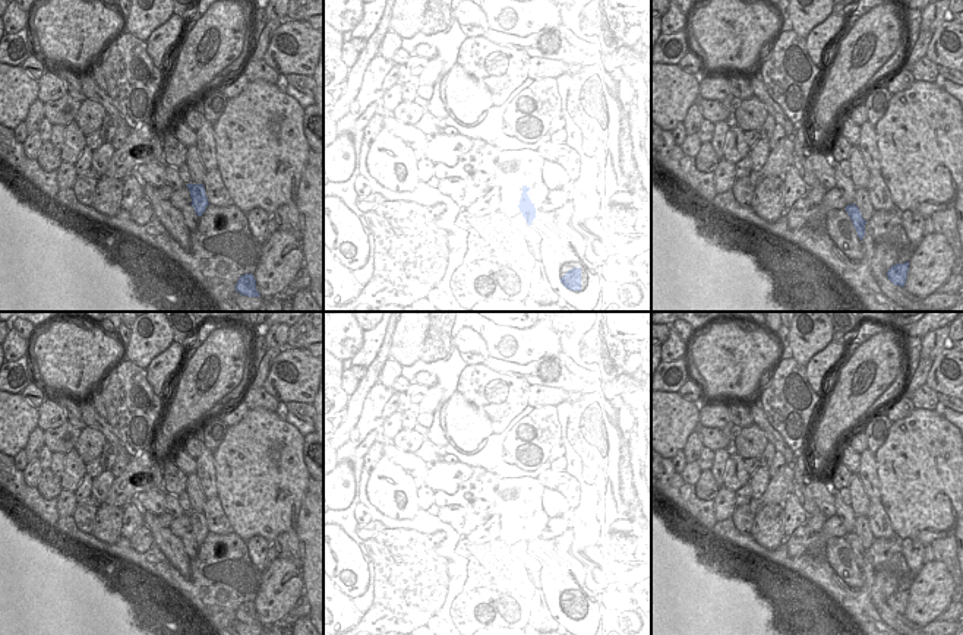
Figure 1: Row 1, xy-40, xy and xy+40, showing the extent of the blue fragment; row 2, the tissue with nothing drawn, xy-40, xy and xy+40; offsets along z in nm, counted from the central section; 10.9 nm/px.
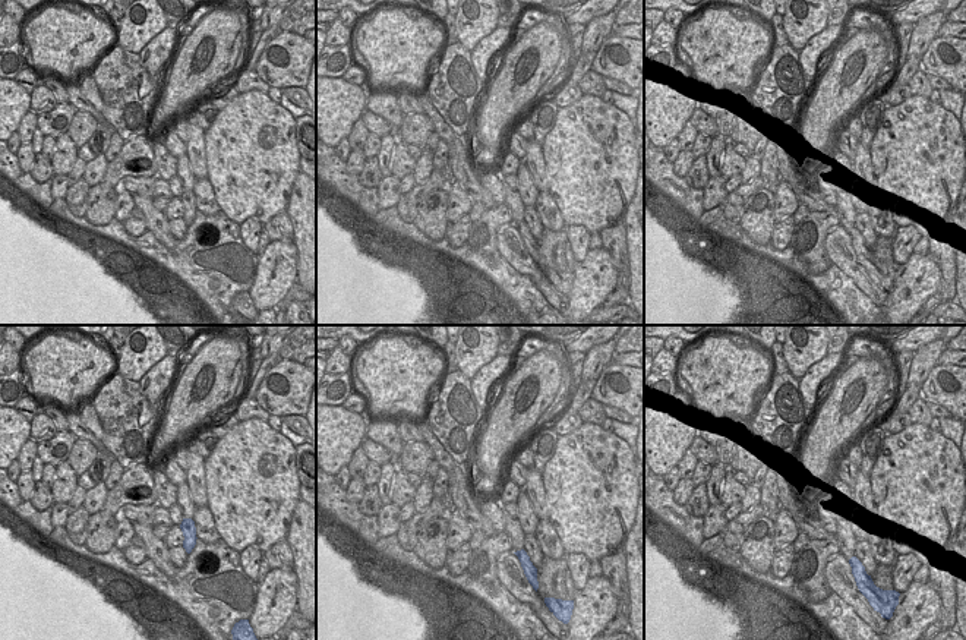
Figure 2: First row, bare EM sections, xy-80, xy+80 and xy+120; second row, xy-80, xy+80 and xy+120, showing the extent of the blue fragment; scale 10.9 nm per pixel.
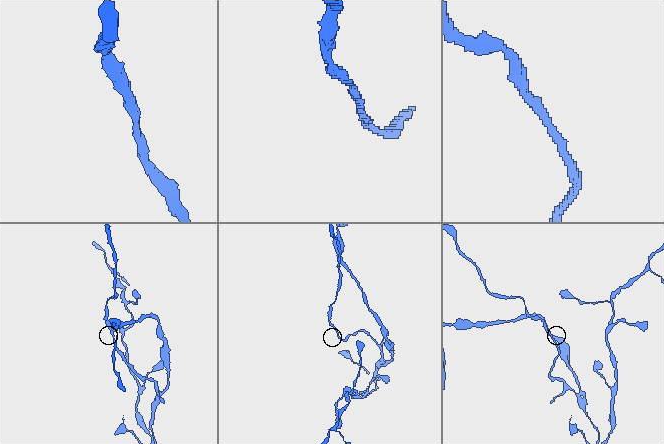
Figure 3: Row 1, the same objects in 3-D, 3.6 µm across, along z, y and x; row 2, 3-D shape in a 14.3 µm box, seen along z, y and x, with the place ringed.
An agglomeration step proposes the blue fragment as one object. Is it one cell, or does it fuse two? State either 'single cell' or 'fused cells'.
fused cells

